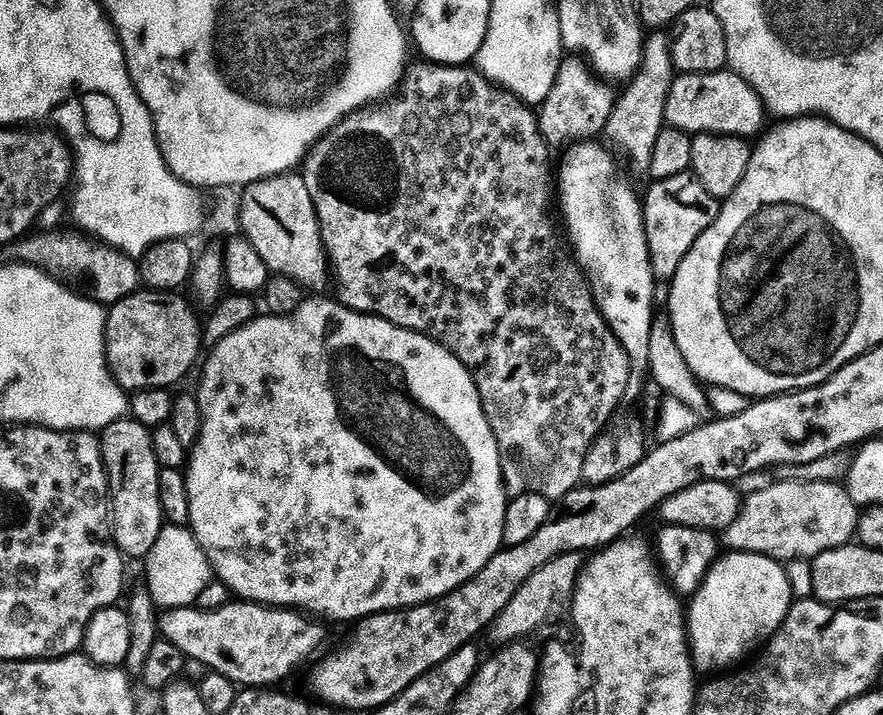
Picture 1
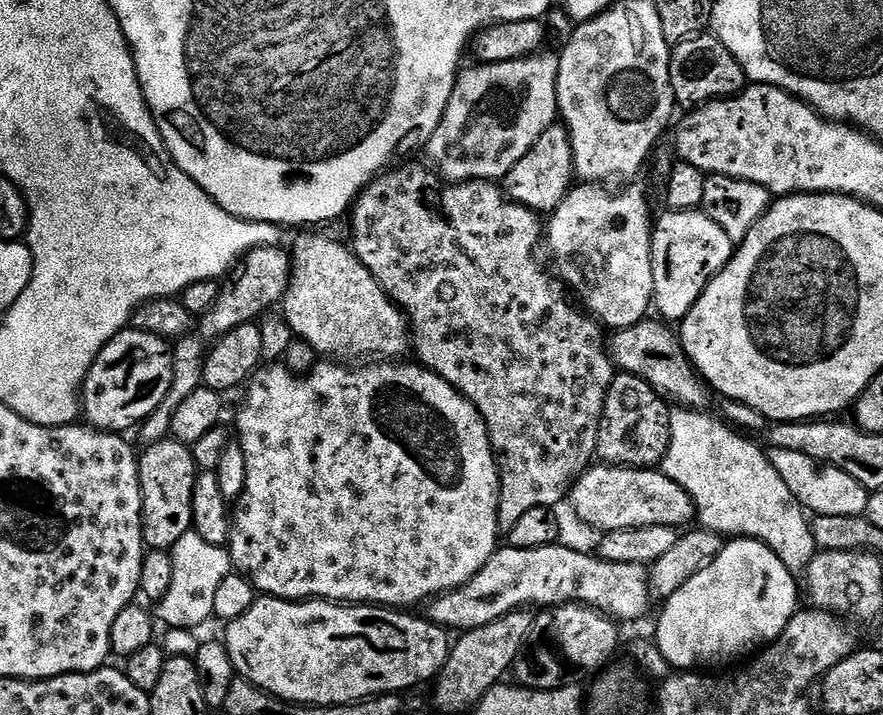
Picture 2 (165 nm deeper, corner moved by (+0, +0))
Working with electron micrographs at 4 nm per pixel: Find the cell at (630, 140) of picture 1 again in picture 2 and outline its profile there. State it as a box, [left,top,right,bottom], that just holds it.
[546,182,655,332]

